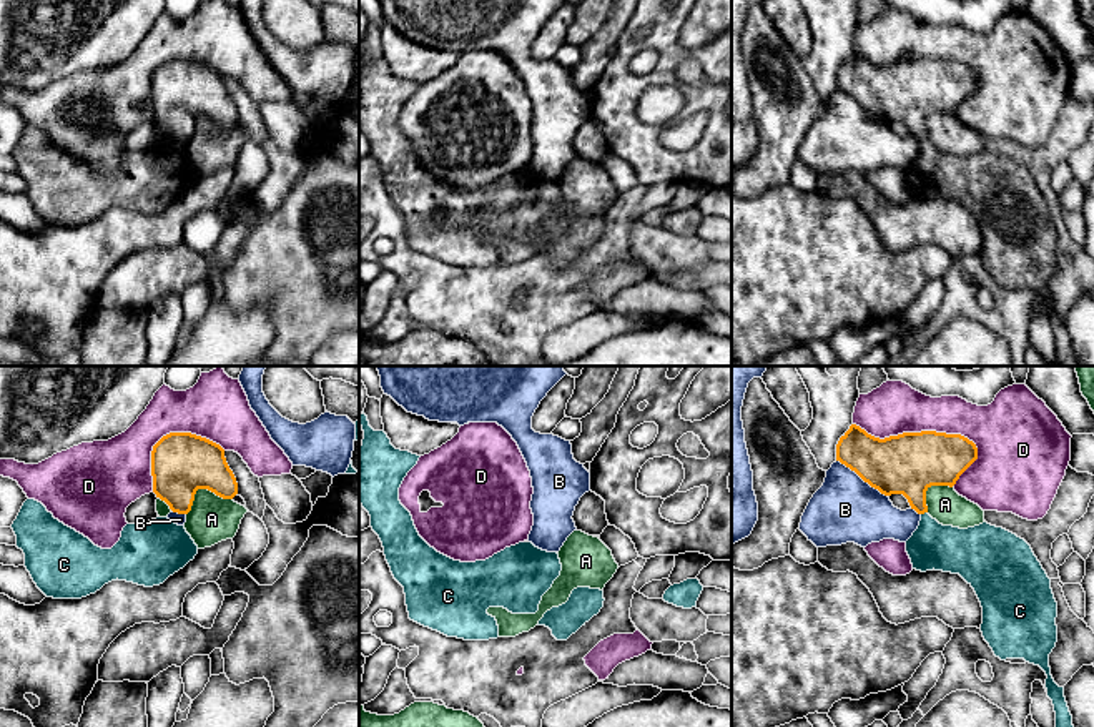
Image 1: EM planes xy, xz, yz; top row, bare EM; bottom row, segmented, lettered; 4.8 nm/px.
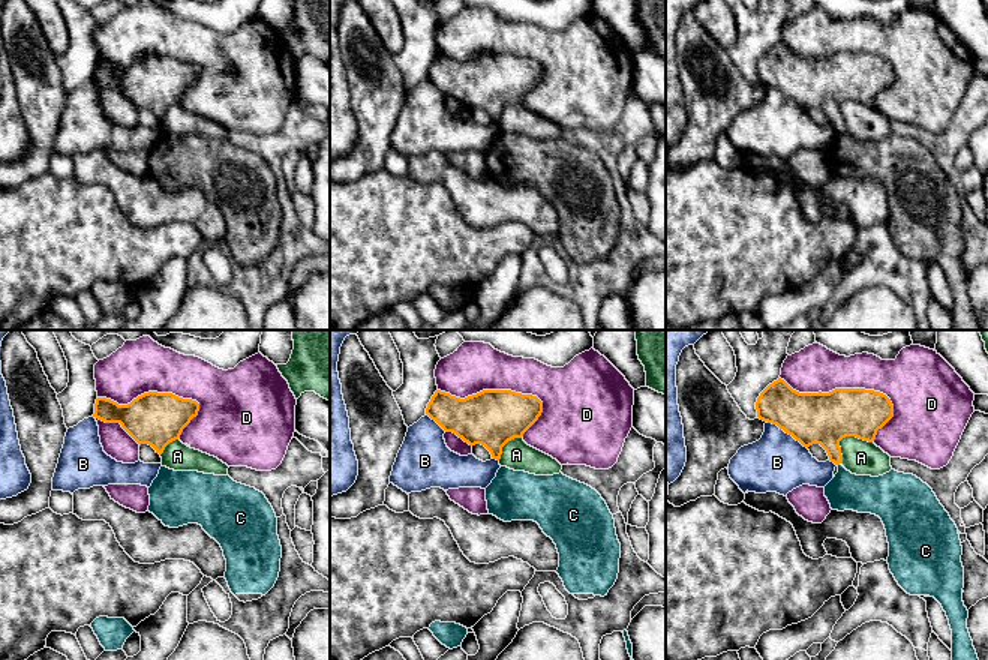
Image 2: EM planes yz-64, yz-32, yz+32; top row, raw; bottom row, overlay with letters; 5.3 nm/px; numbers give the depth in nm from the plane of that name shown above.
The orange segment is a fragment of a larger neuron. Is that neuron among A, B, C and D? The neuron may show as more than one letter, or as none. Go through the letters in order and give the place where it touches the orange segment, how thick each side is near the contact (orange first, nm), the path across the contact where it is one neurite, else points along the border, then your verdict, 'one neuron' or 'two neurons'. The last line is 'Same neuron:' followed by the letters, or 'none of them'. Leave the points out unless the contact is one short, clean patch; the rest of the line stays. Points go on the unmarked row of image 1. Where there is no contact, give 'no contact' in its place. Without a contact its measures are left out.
A: xy (202, 115) | 300/220 nm | along xy (231, 127), (198, 117), (187, 142) | two neurons
B: yz (862, 105) | 300/320 nm | two neurons
C: yz (923, 140) | 300/220 nm | across yz (910, 90), (913, 115), (923, 140), (933, 173) | one neuron
D: yz (921, 59) | 300/260 nm | two neurons
Same neuron: C

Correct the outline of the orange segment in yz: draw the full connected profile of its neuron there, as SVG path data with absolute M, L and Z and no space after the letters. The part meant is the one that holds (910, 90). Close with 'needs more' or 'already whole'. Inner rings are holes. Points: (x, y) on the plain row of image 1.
M851 52L836 72L836 88L881 121L903 121L908 126L911 136L921 143L918 156L906 168L913 196L959 201L974 216L983 235L981 260L994 283L1011 291L1039 293L1047 303L1046 316L1056 339L1057 366L1077 366L1064 314L1054 309L1049 294L1049 281L1057 270L1057 230L1051 206L1031 173L1016 161L988 150L959 156L943 153L928 141L926 118L931 113L953 115L976 87L978 75L973 68L961 62L936 58L903 60L880 67Z; needs more

